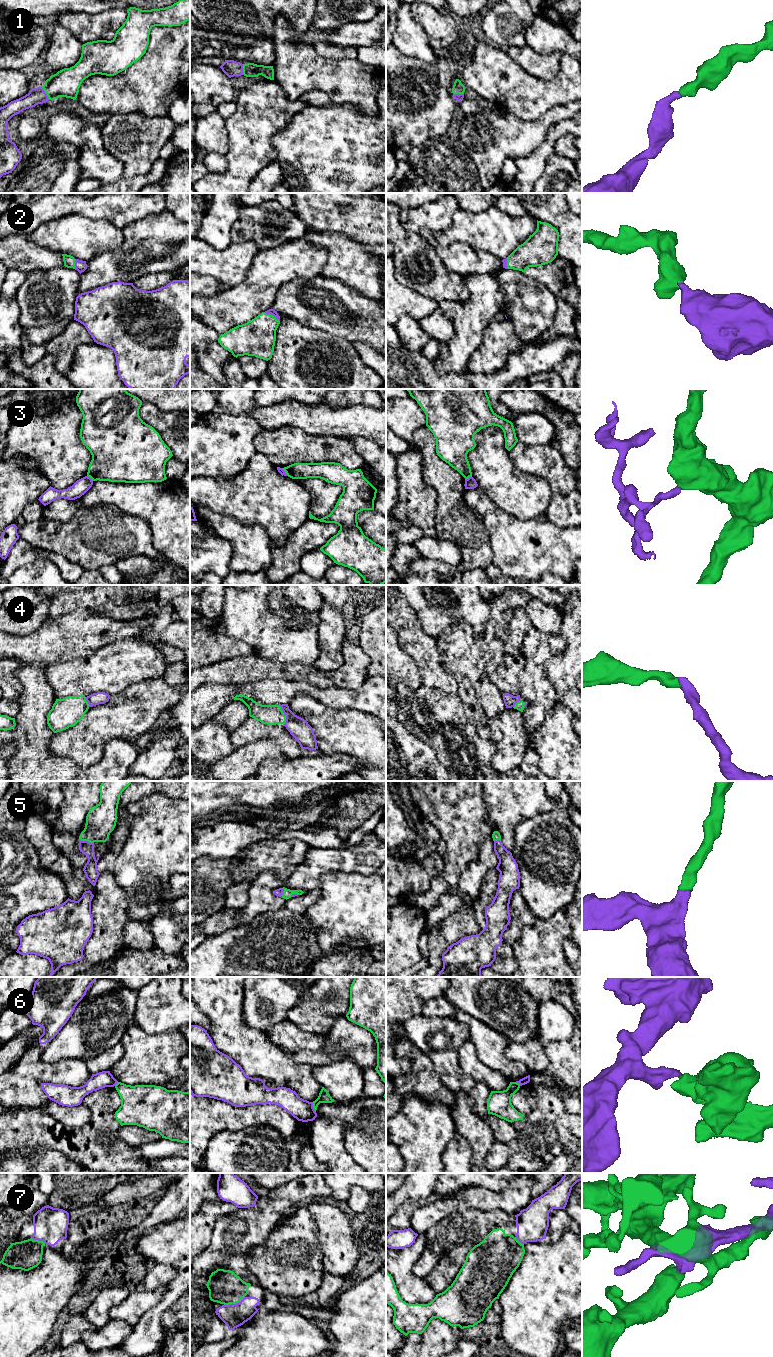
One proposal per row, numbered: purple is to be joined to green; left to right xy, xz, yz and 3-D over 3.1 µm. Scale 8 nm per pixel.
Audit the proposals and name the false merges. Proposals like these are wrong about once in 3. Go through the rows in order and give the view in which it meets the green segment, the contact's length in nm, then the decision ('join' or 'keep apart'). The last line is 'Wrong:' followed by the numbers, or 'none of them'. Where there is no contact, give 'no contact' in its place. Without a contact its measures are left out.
1: contact in xy; length 120 nm; join
2: contact in xz; length 150 nm; join
3: contact in xy; length 70 nm; keep apart
4: contact in xz; length 160 nm; join
5: contact in xy; length 120 nm; join
6: contact in xz; length 90 nm; keep apart
7: contact in xz; length 180 nm; join
Wrong: 3, 6

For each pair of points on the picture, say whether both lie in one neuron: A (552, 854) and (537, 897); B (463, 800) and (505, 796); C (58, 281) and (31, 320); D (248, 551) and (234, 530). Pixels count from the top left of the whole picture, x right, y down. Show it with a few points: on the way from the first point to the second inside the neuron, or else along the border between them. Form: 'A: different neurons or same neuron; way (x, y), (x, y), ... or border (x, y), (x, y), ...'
A: same neuron; way (550, 865), (547, 886)
B: different neurons; border (482, 791), (486, 821)
C: same neuron; way (53, 291), (36, 310)
D: same neuron; way (248, 546), (239, 535)

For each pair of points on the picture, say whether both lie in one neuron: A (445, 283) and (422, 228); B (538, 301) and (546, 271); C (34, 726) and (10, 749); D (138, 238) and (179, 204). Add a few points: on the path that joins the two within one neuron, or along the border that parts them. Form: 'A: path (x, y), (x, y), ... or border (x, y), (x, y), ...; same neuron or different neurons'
A: border (407, 231), (423, 237), (441, 262); different neurons
B: border (524, 272), (543, 283), (557, 298); different neurons
C: border (14, 741), (15, 753), (10, 759); different neurons
D: border (165, 208), (179, 221); different neurons

